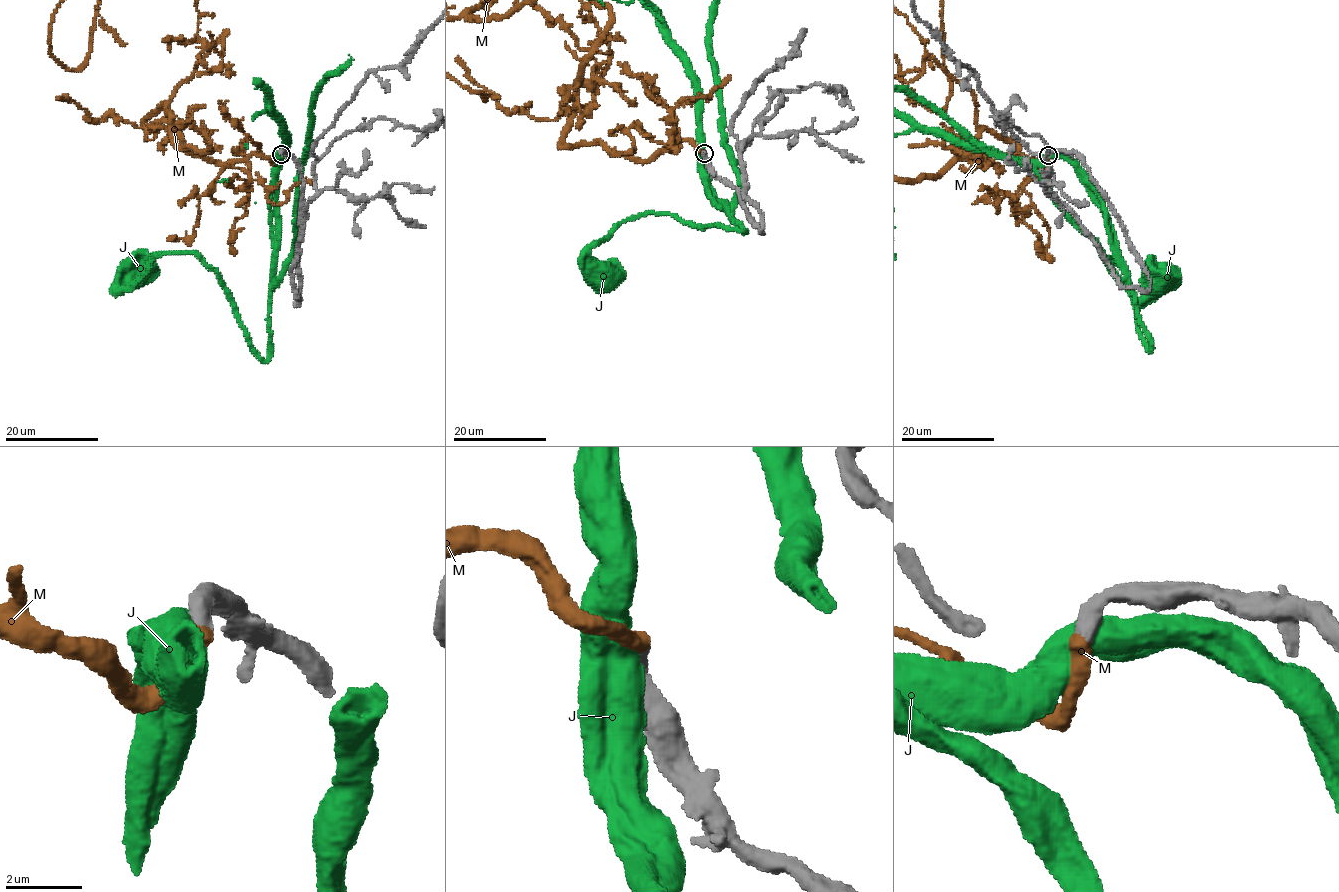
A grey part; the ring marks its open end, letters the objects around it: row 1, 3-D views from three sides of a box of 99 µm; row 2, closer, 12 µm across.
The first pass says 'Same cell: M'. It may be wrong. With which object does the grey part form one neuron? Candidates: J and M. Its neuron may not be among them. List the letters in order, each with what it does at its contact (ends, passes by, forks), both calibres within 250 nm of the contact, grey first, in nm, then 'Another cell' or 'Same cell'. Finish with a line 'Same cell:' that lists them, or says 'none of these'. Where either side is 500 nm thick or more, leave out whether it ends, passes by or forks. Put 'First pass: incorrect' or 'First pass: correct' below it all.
J: Thickness 550 nm (grey) against 700 nm. Another cell
M: Thickness 500 nm (grey) against 440 nm. Same cell
Same cell: M
First pass: correct

